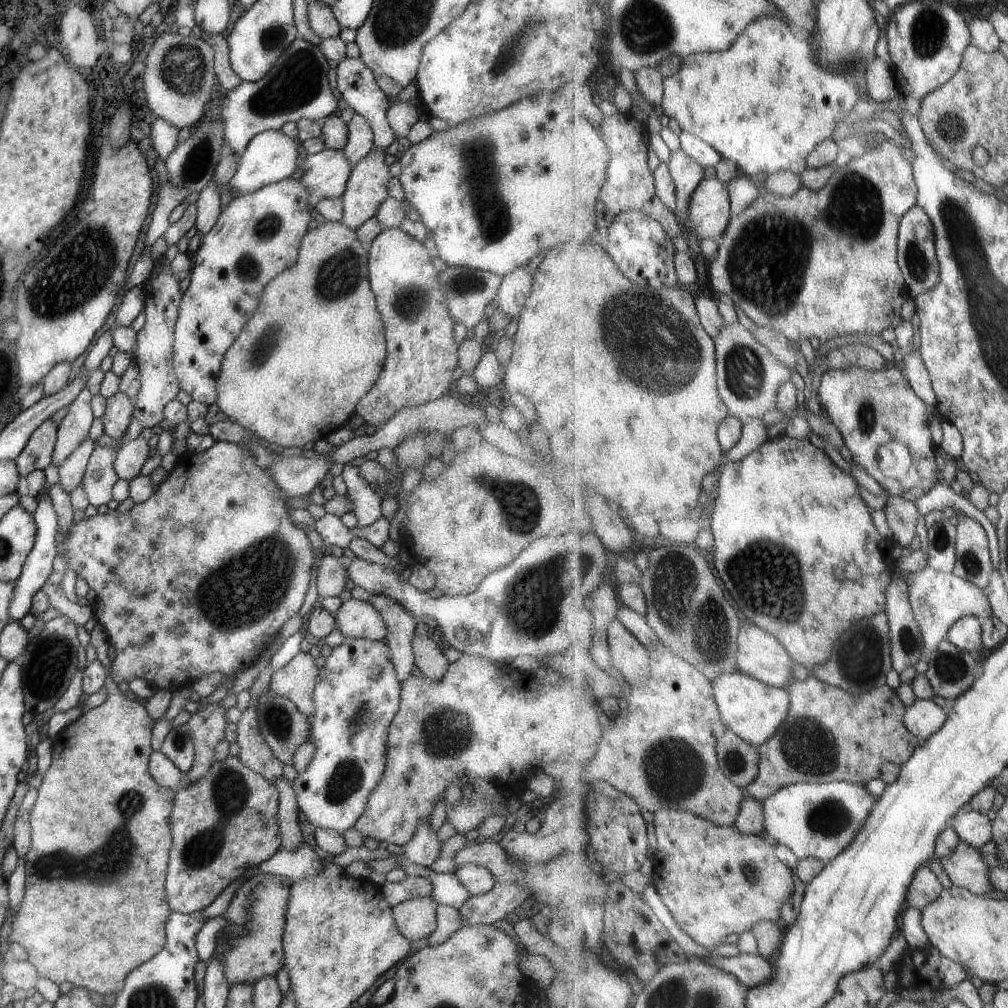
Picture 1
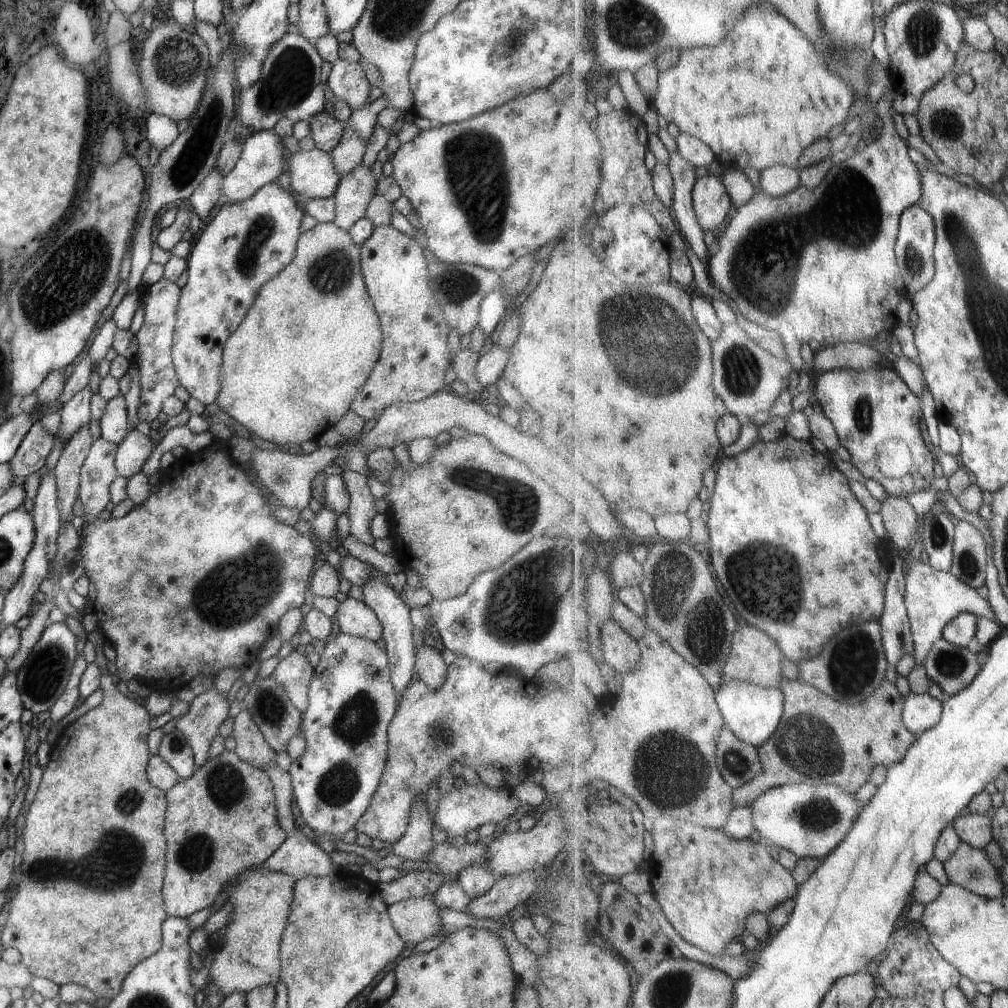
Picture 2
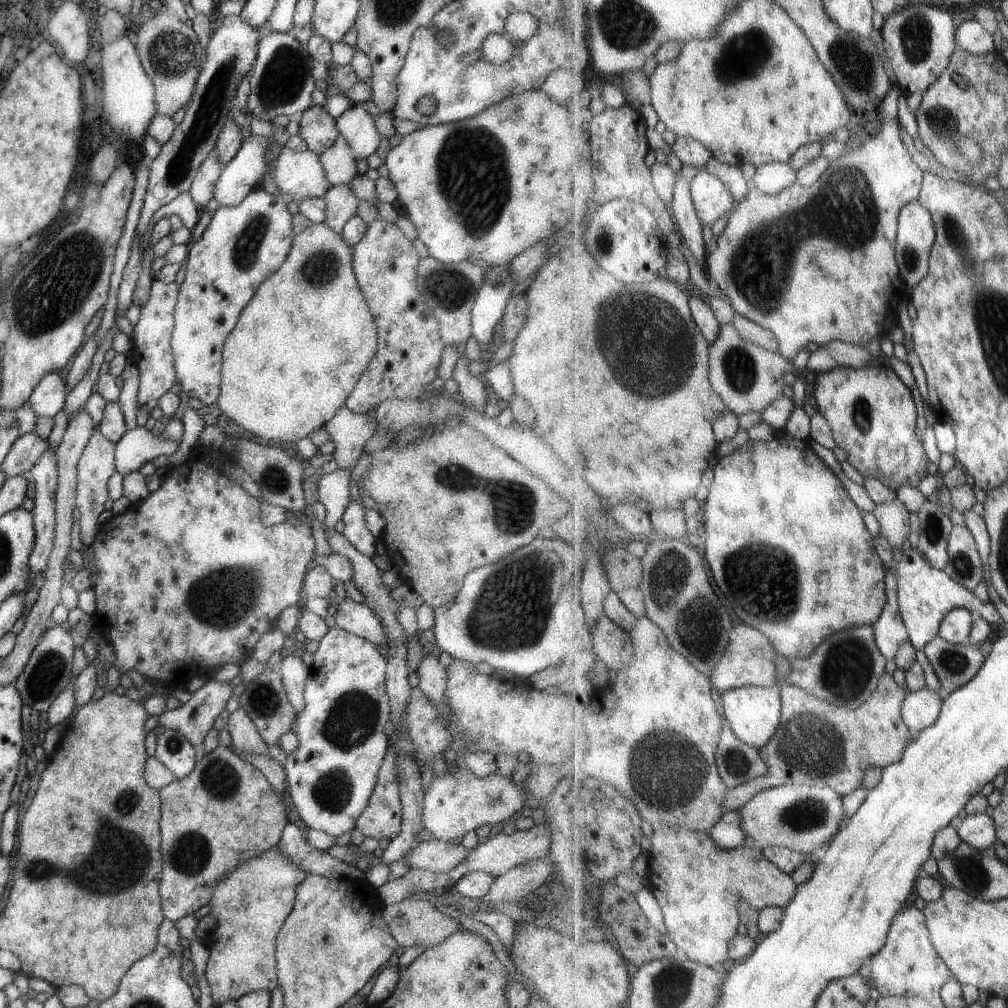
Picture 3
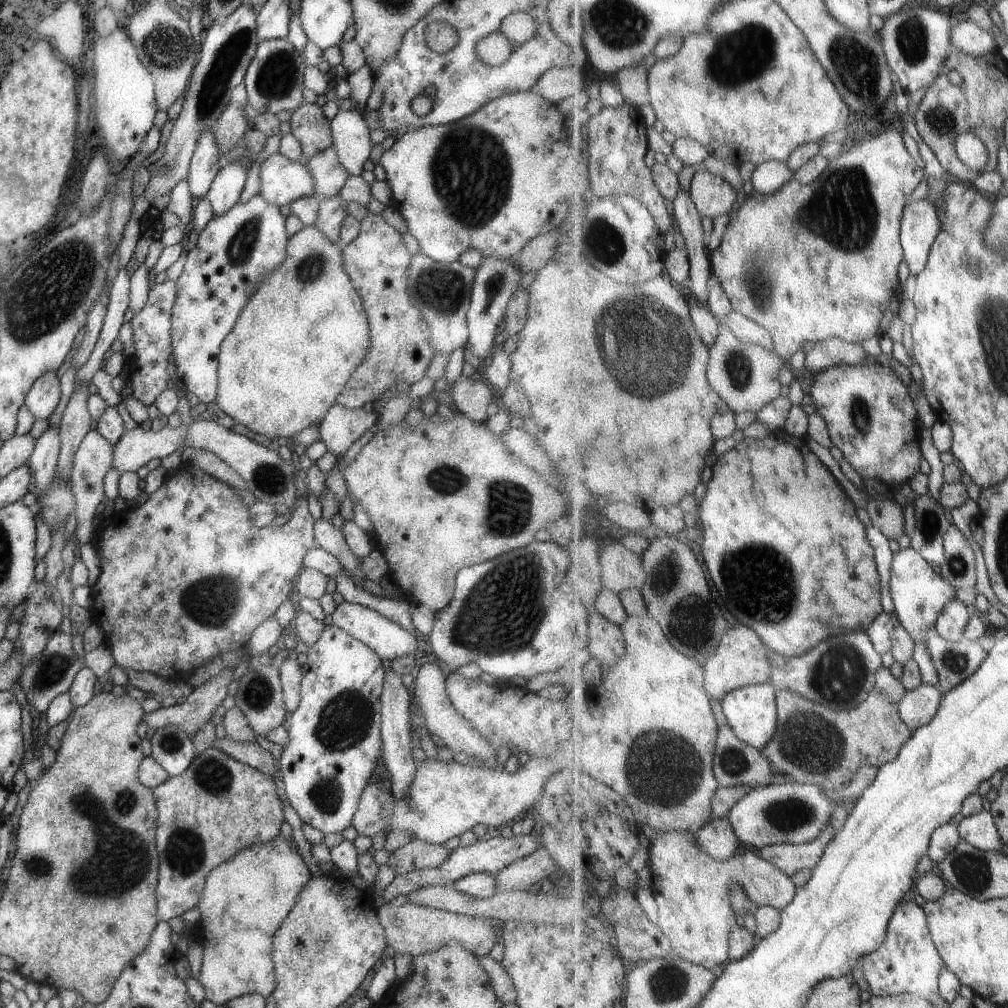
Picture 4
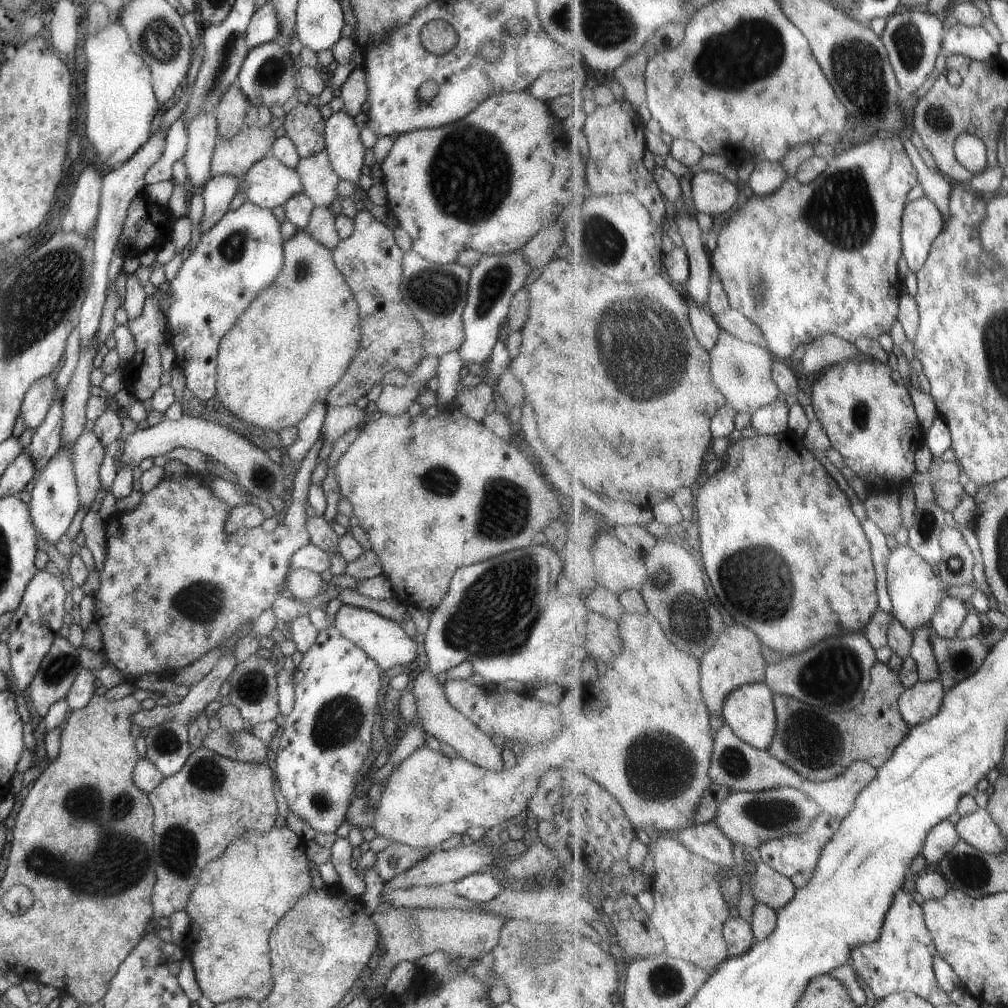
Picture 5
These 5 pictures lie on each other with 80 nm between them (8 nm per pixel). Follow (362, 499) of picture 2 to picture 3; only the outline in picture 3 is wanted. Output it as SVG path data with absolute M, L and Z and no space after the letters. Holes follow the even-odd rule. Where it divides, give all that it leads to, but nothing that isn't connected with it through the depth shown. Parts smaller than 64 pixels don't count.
M351 499L342 514L344 524L342 535L363 556L374 554L375 537L367 530L364 523L364 507L359 499Z

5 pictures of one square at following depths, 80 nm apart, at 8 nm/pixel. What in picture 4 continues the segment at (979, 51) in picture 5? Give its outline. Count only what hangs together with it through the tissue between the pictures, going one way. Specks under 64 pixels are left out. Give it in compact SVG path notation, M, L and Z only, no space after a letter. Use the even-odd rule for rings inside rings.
M961 21L952 28L953 47L976 57L988 57L995 53L1001 38L993 38L990 31L981 28L975 21Z

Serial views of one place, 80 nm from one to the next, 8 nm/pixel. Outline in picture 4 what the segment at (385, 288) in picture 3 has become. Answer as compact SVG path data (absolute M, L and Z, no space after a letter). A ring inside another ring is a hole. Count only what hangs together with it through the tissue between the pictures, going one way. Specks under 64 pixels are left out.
M369 213L359 222L357 236L341 248L342 268L362 300L362 307L370 330L370 347L366 352L366 357L361 361L361 364L353 369L349 380L336 396L335 403L348 409L361 409L365 402L375 401L379 394L389 394L399 380L409 386L417 380L421 380L424 377L424 370L429 366L432 356L435 354L434 348L430 345L430 326L422 318L420 310L409 302L406 280L407 267L412 256L405 249L401 235L387 225L379 215Z

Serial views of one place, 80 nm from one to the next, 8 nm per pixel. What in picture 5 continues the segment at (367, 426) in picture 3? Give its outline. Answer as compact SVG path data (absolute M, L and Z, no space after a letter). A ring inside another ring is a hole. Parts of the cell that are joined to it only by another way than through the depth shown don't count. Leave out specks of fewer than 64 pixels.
M325 405L326 413L320 430L322 440L333 444L338 438L352 428L359 428L370 417L356 405L333 406Z

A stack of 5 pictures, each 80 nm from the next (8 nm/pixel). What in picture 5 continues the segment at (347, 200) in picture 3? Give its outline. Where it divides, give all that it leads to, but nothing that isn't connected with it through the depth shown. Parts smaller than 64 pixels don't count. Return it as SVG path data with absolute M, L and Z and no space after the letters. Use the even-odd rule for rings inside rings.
M314 206L304 231L315 241L330 251L340 241L334 227L333 212L328 206Z

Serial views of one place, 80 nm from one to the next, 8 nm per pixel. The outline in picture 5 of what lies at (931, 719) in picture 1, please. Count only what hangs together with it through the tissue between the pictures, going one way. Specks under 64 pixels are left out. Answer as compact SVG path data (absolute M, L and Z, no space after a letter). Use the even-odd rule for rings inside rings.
M920 680L913 688L906 689L899 701L905 722L912 728L936 717L941 712L945 691L945 684L941 680Z

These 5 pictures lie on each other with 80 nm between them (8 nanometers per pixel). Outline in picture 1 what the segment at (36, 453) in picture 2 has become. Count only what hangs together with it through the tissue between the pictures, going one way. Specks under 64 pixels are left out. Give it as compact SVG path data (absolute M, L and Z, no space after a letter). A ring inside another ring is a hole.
M51 417L35 428L23 450L14 458L19 476L25 477L32 470L44 469L50 463L57 429L57 423Z

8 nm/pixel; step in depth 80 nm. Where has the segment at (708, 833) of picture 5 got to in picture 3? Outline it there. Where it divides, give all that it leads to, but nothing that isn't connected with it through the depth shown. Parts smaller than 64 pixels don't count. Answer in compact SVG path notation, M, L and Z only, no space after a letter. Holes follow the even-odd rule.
M727 811L723 818L710 830L714 843L722 849L733 850L749 843L749 838L742 827L739 811Z

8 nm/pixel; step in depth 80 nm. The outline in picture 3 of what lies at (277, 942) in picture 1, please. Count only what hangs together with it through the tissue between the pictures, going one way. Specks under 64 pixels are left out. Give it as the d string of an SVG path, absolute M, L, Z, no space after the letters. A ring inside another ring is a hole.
M275 847L267 849L263 854L236 866L235 870L220 879L213 886L210 901L211 914L217 923L213 927L213 944L209 948L204 977L209 983L211 998L215 1006L228 1000L236 1001L245 993L266 990L271 992L278 986L276 977L276 958L274 942L283 921L288 917L294 903L295 887L305 878L305 873L287 861Z

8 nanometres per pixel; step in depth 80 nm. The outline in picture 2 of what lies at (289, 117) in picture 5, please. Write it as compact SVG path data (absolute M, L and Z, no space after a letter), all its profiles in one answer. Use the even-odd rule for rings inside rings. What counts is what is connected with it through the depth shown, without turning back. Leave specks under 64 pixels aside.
M321 111L310 119L309 134L314 142L314 148L329 153L332 148L337 146L341 138L344 124L337 120L332 112Z

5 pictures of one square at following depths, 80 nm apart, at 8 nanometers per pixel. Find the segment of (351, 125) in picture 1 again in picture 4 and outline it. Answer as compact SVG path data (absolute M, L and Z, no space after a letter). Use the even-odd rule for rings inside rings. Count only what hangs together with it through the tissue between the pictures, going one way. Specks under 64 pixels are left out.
M333 144L305 160L314 184L314 196L318 199L337 195L350 175L339 162Z

